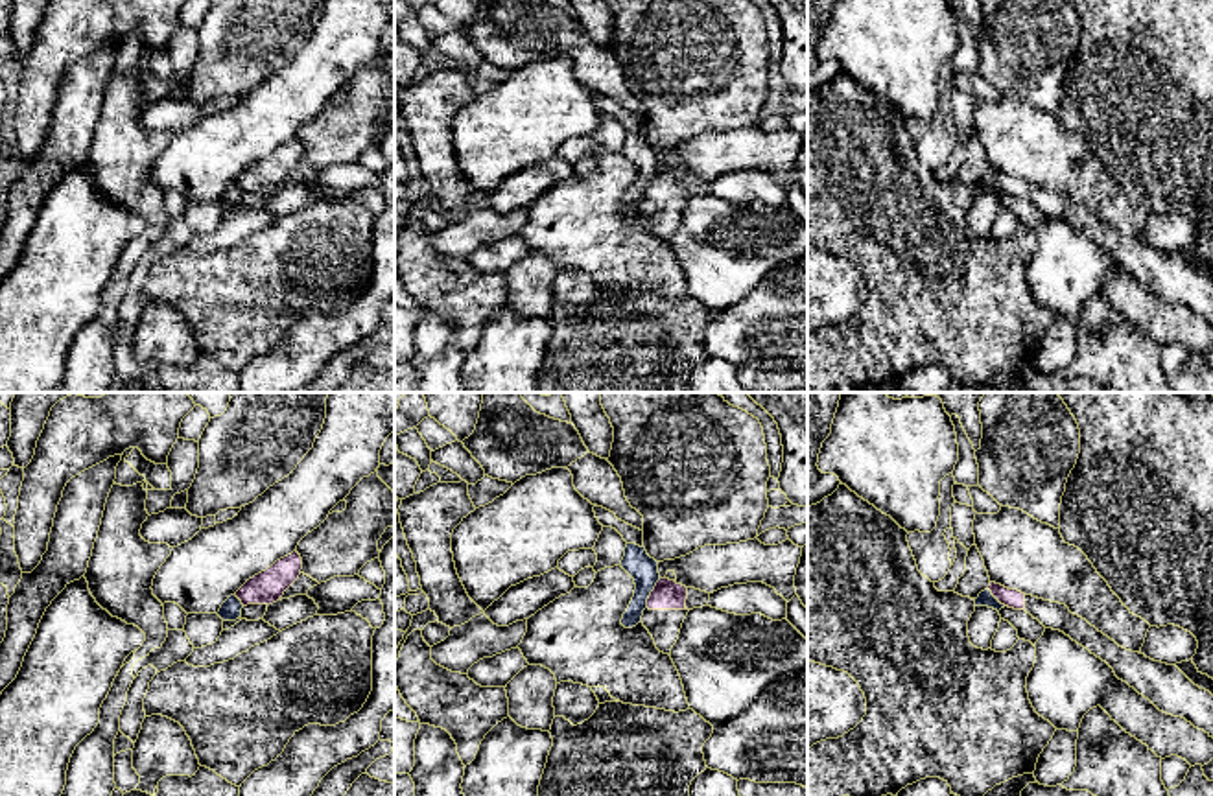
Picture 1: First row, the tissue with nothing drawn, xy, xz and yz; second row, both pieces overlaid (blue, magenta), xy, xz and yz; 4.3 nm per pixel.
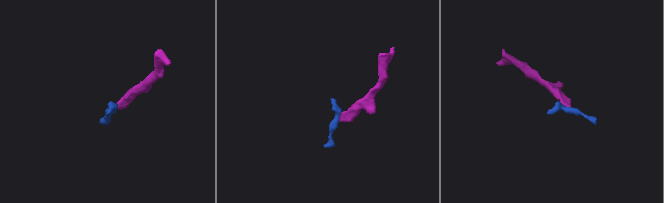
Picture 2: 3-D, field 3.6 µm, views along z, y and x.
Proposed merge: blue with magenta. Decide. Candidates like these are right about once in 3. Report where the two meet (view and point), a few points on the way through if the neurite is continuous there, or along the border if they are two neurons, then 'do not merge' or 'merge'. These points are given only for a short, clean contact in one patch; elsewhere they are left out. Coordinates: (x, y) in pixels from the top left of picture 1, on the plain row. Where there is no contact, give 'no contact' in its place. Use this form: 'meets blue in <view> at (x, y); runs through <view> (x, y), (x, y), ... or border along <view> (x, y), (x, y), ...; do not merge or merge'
meets blue in xz at (649, 181); border along xz (660, 166), (646, 194); do not merge

